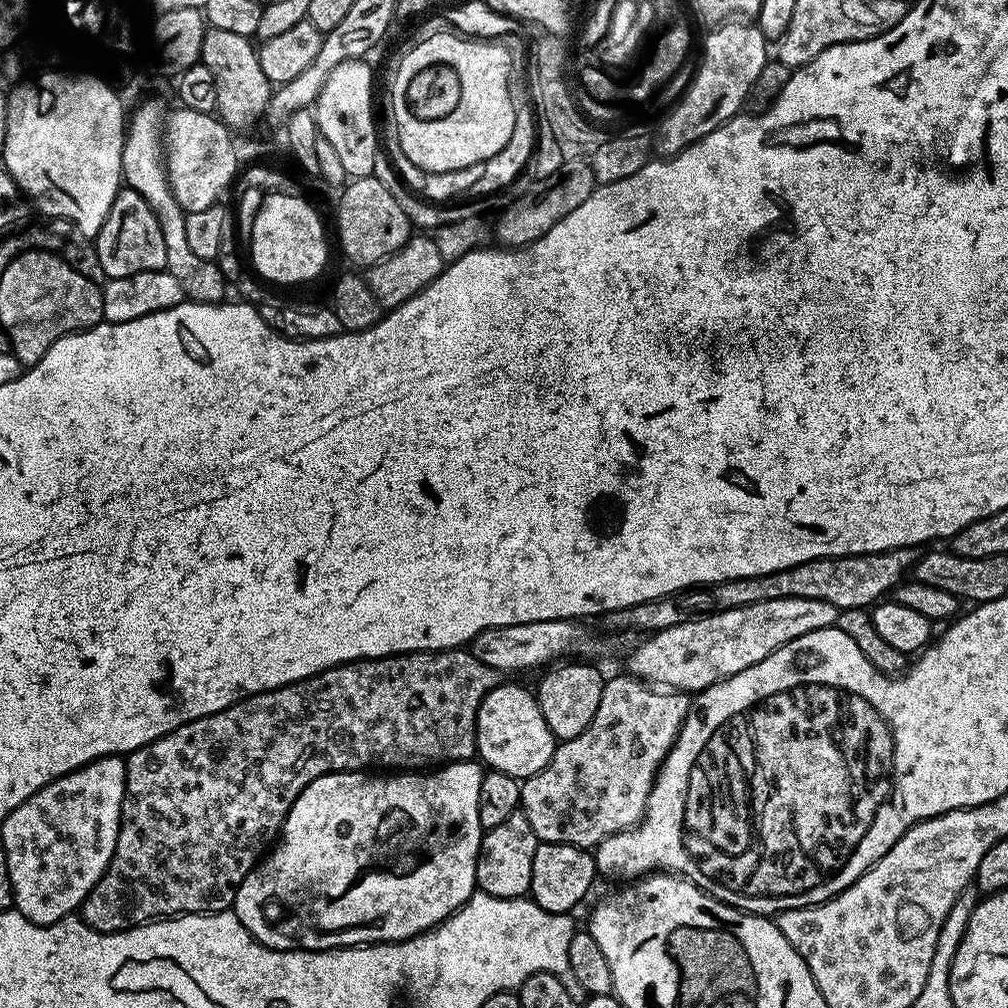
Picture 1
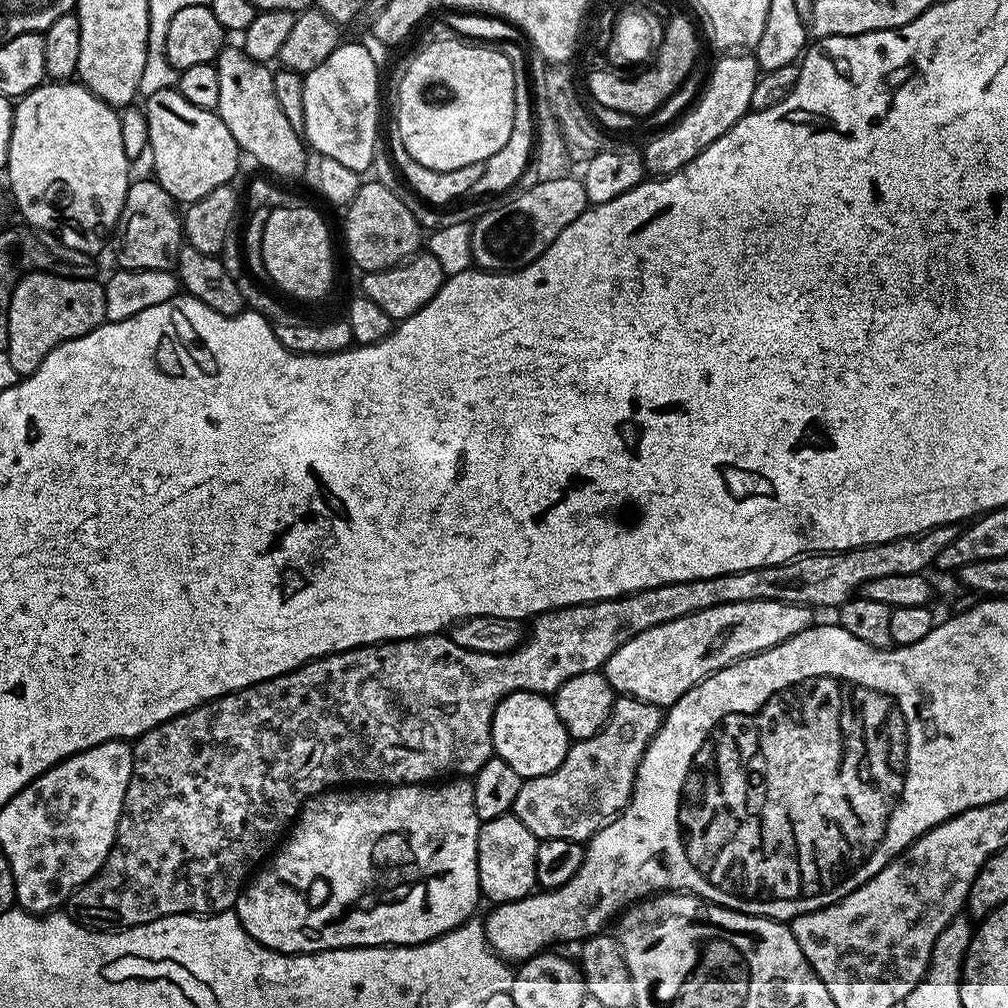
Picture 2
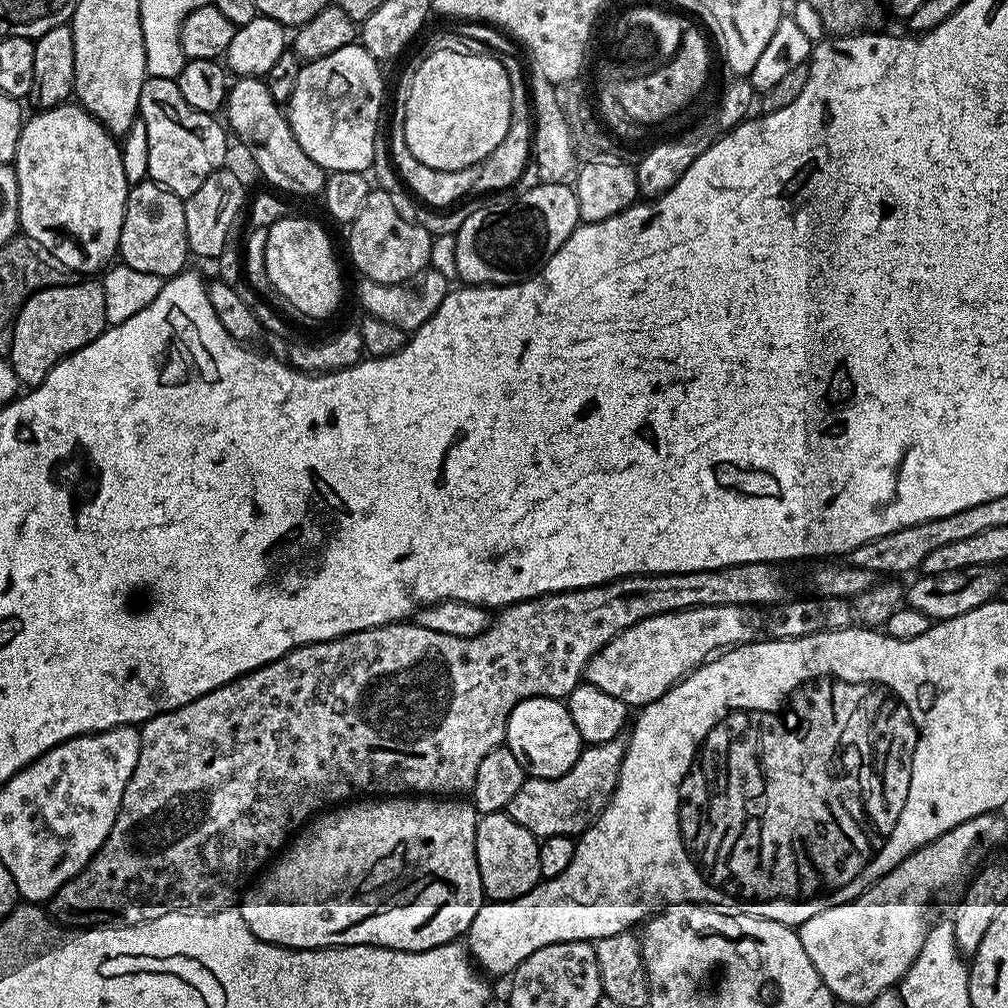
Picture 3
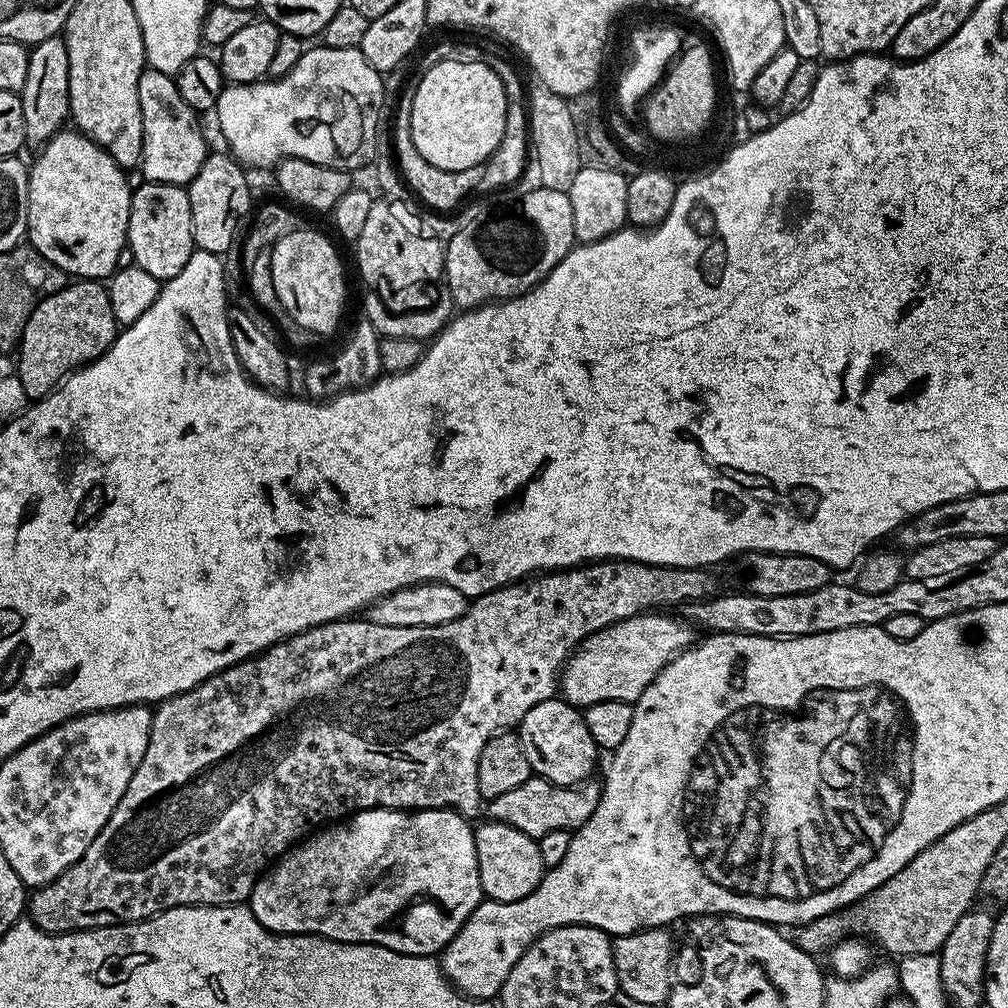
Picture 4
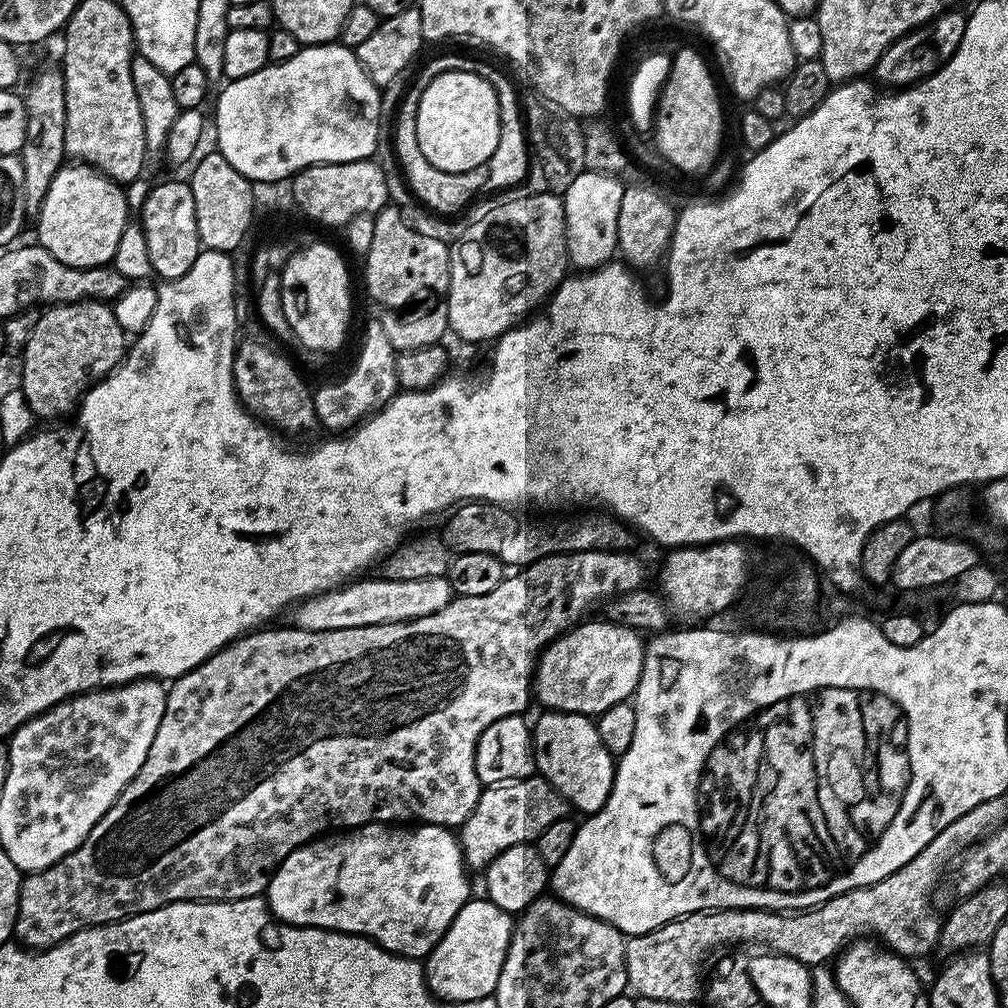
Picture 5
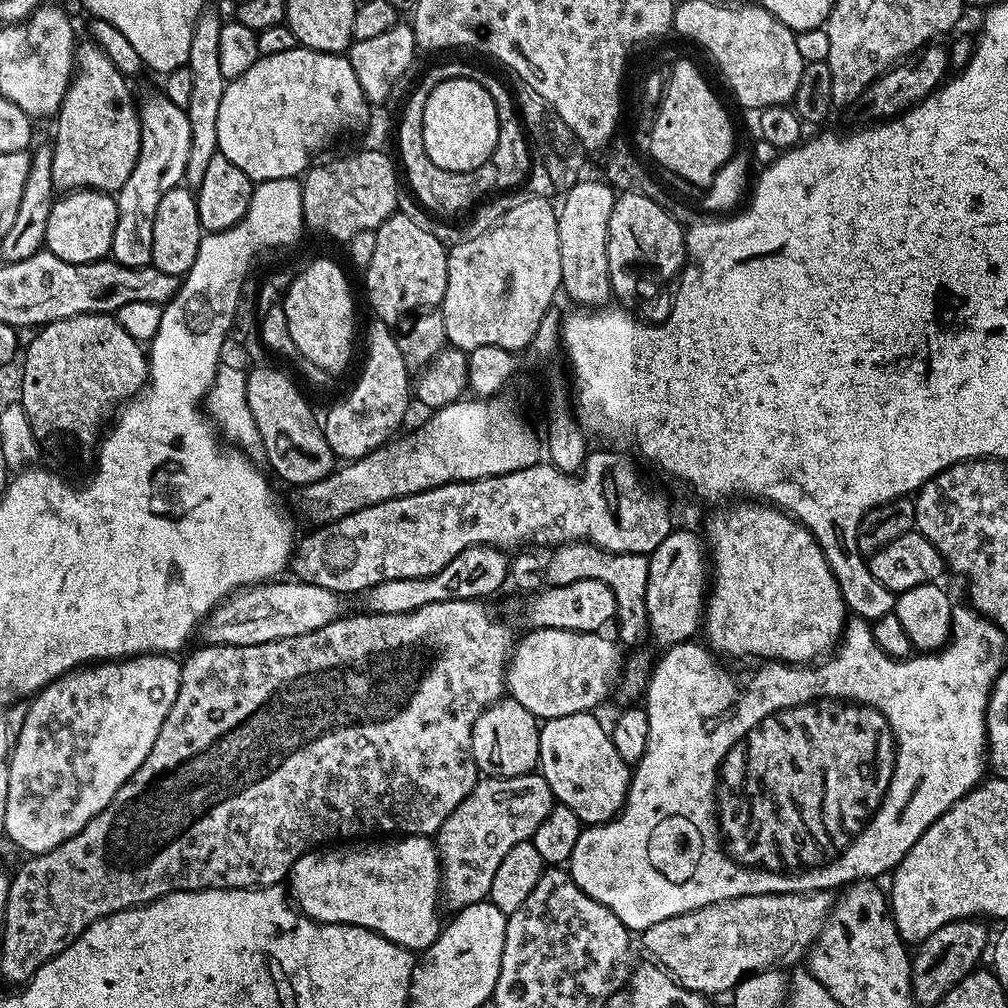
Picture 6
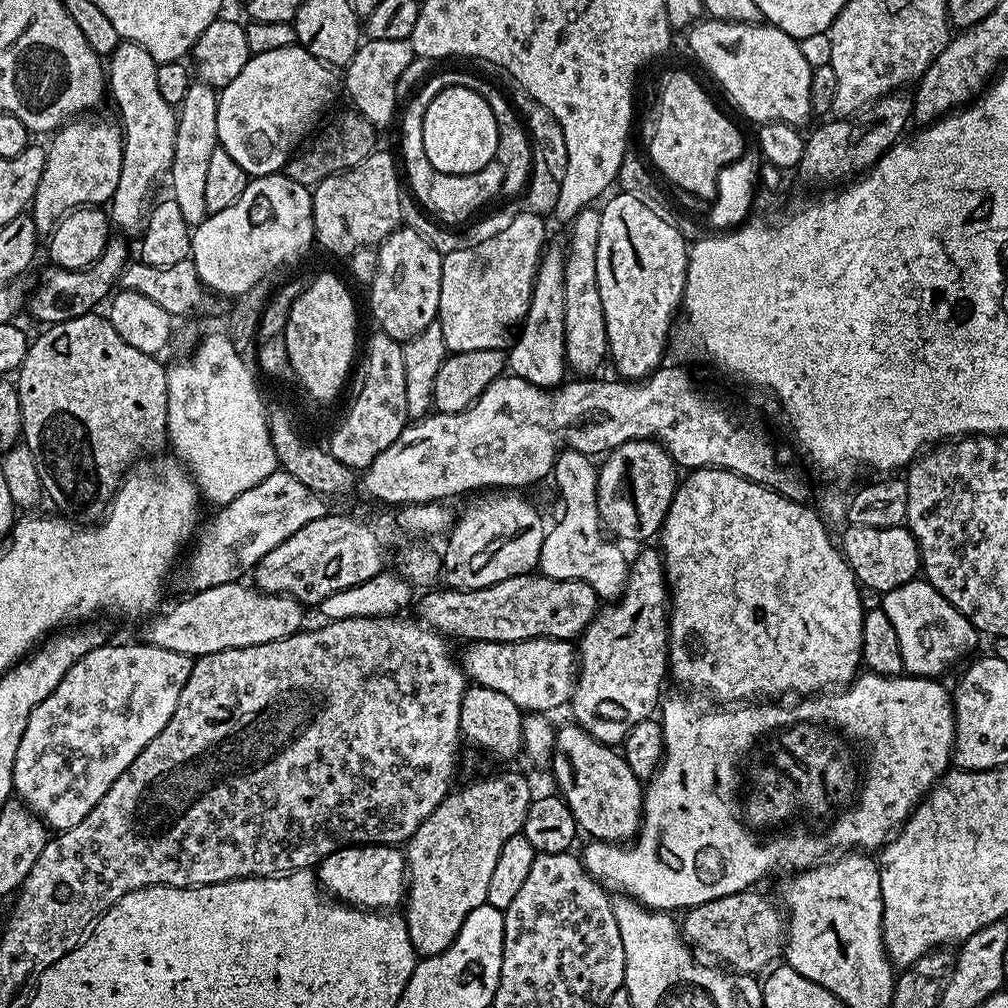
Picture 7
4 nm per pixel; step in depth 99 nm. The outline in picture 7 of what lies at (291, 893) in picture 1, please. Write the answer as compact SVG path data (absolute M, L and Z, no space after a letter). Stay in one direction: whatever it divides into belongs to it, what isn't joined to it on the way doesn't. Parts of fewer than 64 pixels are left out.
M391 844L339 848L318 865L318 883L329 897L361 910L392 910L406 896L406 856Z

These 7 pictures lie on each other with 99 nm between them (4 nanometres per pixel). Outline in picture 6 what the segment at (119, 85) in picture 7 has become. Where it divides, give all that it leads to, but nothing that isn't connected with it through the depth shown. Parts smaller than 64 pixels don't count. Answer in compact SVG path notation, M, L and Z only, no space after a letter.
M163 94L141 103L140 144L138 161L130 177L116 193L118 219L111 239L111 259L131 268L149 267L153 256L154 217L162 196L183 183L185 166L190 156L190 120L188 113Z

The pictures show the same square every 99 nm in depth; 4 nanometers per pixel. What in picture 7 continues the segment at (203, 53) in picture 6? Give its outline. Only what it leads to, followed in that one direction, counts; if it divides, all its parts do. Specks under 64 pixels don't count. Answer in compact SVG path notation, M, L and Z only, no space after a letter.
M193 82L186 90L186 98L178 106L177 134L174 138L174 156L170 171L172 192L170 199L178 202L182 218L190 226L201 224L210 214L206 206L206 173L210 158L218 147L218 102L217 89L203 82Z

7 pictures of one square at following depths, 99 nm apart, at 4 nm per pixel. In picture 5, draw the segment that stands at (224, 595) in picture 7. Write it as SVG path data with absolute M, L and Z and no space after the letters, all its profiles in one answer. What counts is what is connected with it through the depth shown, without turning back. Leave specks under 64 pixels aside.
M447 575L427 576L426 578L410 578L409 580L389 580L387 578L379 578L380 580L360 580L364 578L356 578L351 582L339 587L332 588L328 592L318 592L315 596L310 596L306 600L300 601L295 605L291 623L295 627L302 630L350 630L354 626L378 626L379 624L389 624L390 622L398 622L402 620L413 620L414 618L424 618L426 614L434 614L438 610L442 610L442 606L446 606L453 598L452 584L448 581Z

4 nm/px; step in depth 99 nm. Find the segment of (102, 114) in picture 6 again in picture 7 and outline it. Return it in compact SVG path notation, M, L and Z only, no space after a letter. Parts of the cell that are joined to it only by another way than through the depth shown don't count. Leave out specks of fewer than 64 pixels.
M84 114L57 128L47 145L46 170L30 205L36 231L50 234L57 224L77 208L104 206L111 201L122 173L124 134L115 119L103 120L97 114Z

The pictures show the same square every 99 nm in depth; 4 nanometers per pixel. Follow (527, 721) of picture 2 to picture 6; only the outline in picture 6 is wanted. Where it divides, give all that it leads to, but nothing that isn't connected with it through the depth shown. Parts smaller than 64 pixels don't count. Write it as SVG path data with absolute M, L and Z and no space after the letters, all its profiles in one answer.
M592 712L566 714L541 723L538 772L550 786L553 797L574 810L584 826L614 819L624 809L628 783L632 781L630 765L622 762L609 729L605 725L603 728Z

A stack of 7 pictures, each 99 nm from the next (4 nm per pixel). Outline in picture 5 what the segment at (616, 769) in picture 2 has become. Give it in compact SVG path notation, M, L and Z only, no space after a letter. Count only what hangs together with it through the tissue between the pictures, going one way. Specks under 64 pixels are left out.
M539 774L530 775L525 780L510 780L507 784L485 787L474 810L458 829L464 863L469 869L483 870L498 854L502 854L502 850L536 841L546 826L565 819L569 812L569 805L560 791Z

